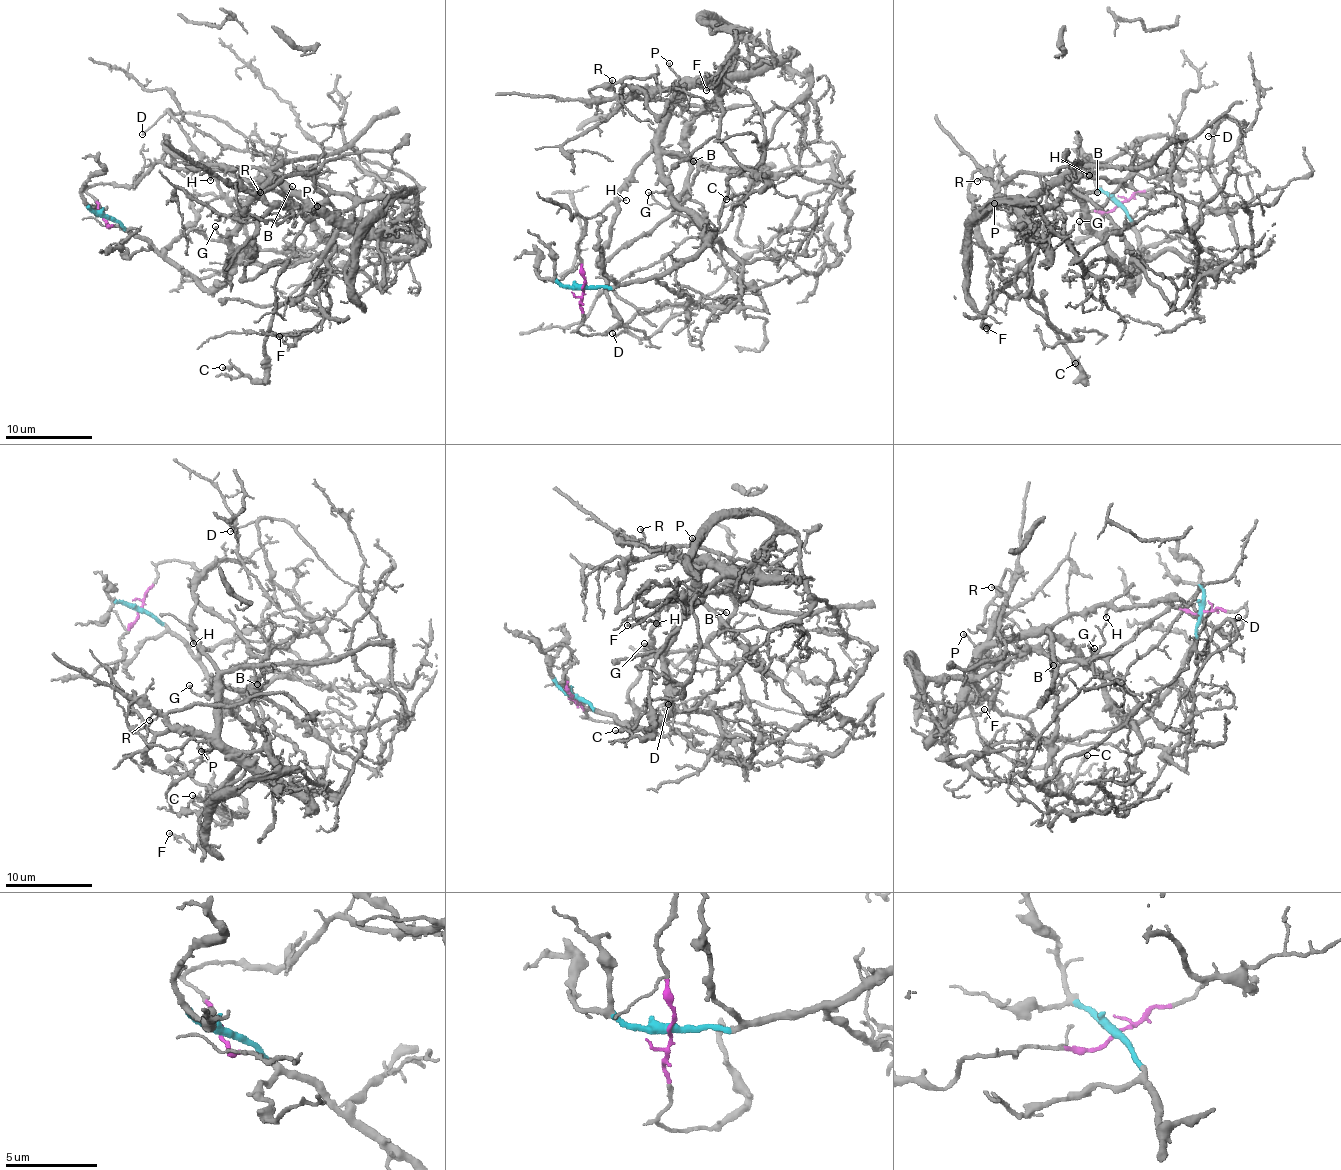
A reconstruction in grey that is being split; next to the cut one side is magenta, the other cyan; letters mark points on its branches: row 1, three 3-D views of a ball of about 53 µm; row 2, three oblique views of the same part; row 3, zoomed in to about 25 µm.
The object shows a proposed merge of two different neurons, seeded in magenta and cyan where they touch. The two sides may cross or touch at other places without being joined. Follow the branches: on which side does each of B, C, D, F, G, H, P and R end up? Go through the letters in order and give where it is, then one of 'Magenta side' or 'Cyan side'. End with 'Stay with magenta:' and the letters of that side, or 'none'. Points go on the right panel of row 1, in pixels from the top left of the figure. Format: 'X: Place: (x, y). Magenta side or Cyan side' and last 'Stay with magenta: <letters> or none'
B: Place: (1097, 192). Cyan side
C: Place: (1075, 363). Cyan side
D: Place: (1208, 136). Cyan side
F: Place: (986, 328). Cyan side
G: Place: (1079, 221). Cyan side
H: Place: (1089, 175). Cyan side
P: Place: (994, 203). Cyan side
R: Place: (977, 181). Cyan side
Stay with magenta: none

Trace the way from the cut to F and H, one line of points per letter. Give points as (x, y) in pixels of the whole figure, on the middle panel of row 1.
F: (582, 289), (643, 283), (706, 245), (658, 158), (672, 98), (713, 82), (718, 96), (728, 62), (706, 90)
H: (582, 289), (643, 283), (706, 245), (709, 233), (661, 183), (653, 147), (618, 196), (619, 201), (626, 199)

